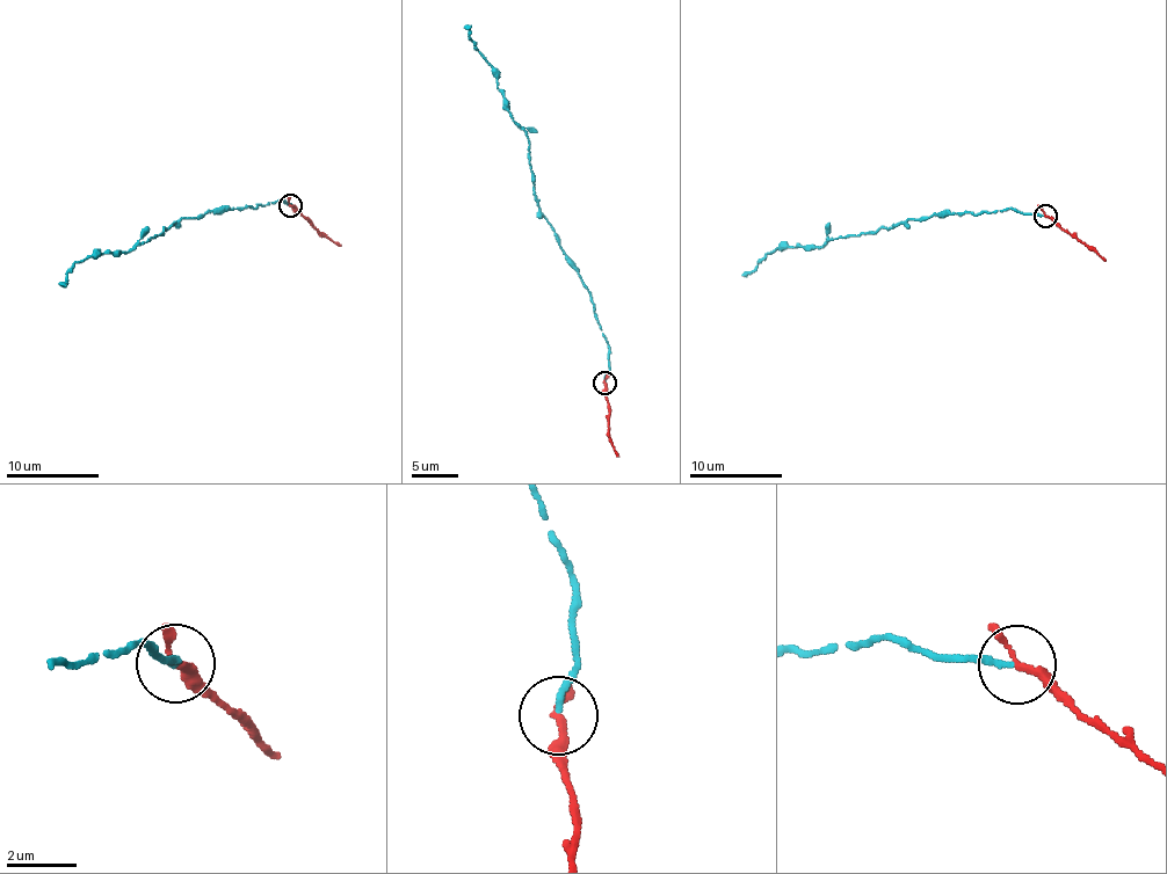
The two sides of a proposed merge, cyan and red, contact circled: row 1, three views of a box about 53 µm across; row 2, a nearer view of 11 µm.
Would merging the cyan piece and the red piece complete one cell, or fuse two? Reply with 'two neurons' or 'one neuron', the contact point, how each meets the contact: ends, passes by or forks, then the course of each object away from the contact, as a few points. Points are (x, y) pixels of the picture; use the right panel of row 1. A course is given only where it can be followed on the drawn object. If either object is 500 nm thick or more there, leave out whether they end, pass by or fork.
one neuron; at (1045, 216); cyan ends there; red passes by; cyan runs (1043, 215), (1006, 208), (975, 213), (937, 212), (875, 233), (830, 239), (823, 246), (780, 247), (745, 274); red runs (1045, 215), (1094, 247), (1106, 261)

